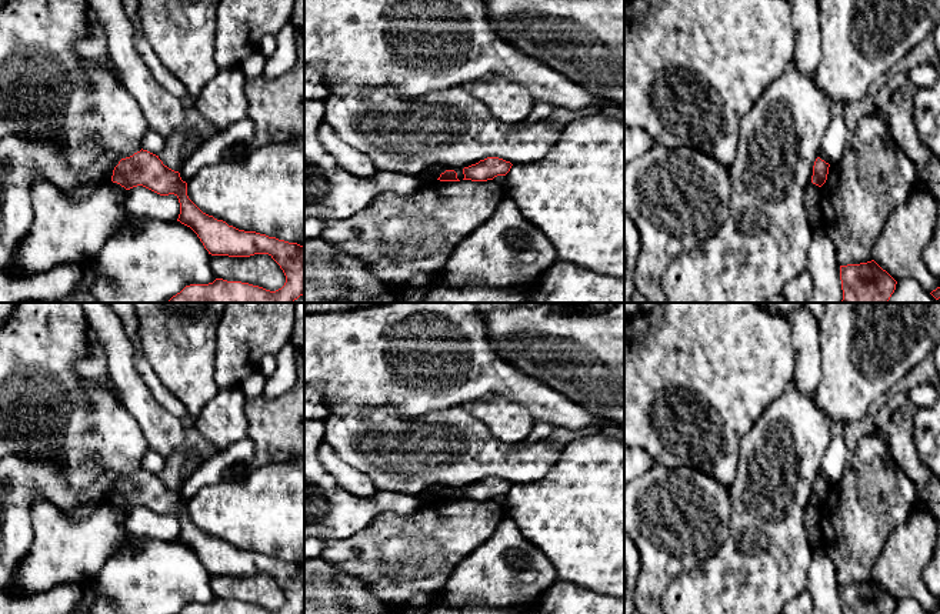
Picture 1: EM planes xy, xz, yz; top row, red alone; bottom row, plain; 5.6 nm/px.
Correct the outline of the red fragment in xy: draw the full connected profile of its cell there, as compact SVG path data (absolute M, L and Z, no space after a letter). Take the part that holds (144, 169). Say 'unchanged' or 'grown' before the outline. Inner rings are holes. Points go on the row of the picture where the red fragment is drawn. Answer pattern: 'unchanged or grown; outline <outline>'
unchanged; outline M140 150L121 158L111 181L126 190L143 186L160 196L174 194L180 203L177 221L190 227L211 256L250 257L269 254L283 270L286 283L276 291L241 281L216 278L209 284L190 284L167 303L293 303L304 294L304 246L239 230L203 213L187 196L180 173L163 164L159 156Z

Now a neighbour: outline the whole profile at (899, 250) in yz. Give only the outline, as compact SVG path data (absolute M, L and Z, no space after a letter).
M917 184L909 198L889 214L873 253L873 260L896 281L916 280L929 293L940 287L940 281L929 271L923 260L923 250L934 233L937 203L936 197L923 184Z

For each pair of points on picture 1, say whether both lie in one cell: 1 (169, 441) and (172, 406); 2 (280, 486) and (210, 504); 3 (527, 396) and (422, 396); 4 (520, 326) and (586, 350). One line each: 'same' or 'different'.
1: different
2: same
3: same
4: same

